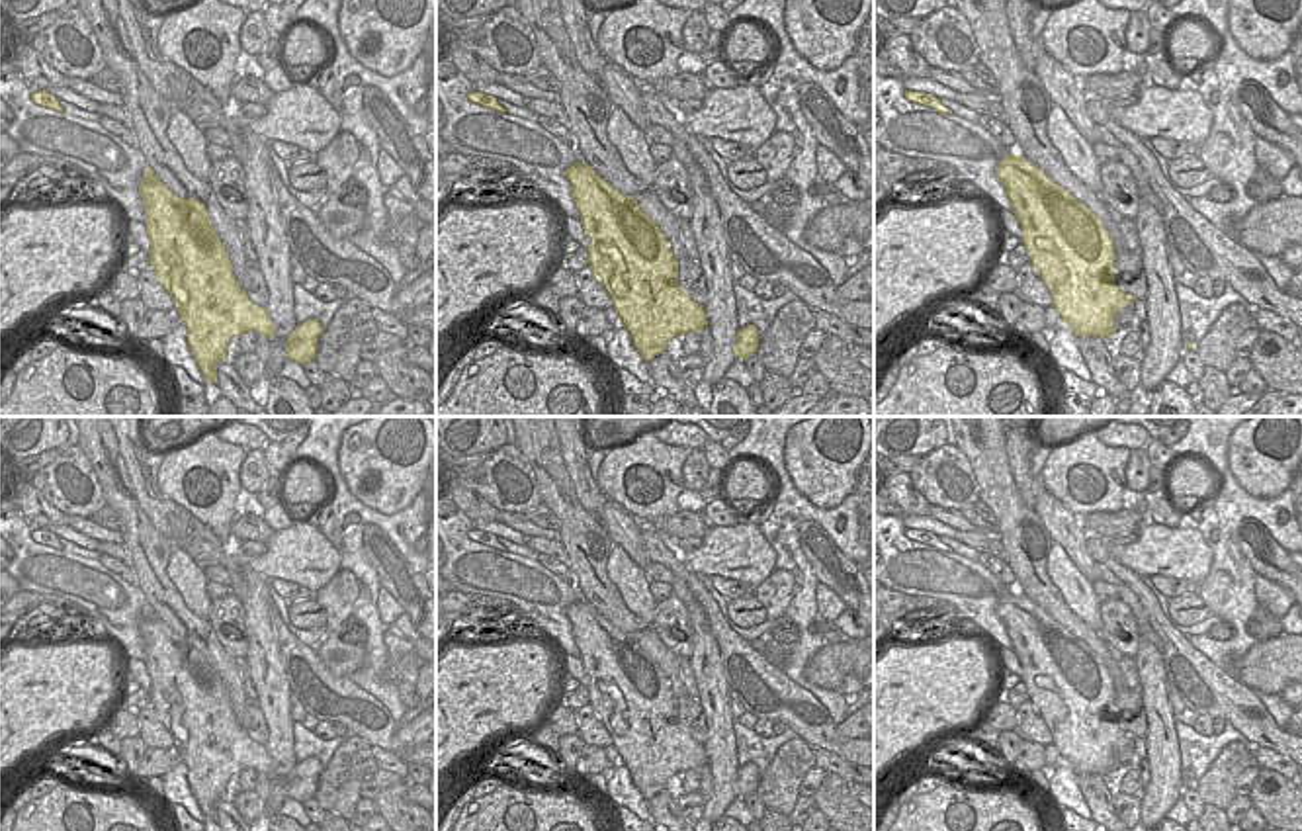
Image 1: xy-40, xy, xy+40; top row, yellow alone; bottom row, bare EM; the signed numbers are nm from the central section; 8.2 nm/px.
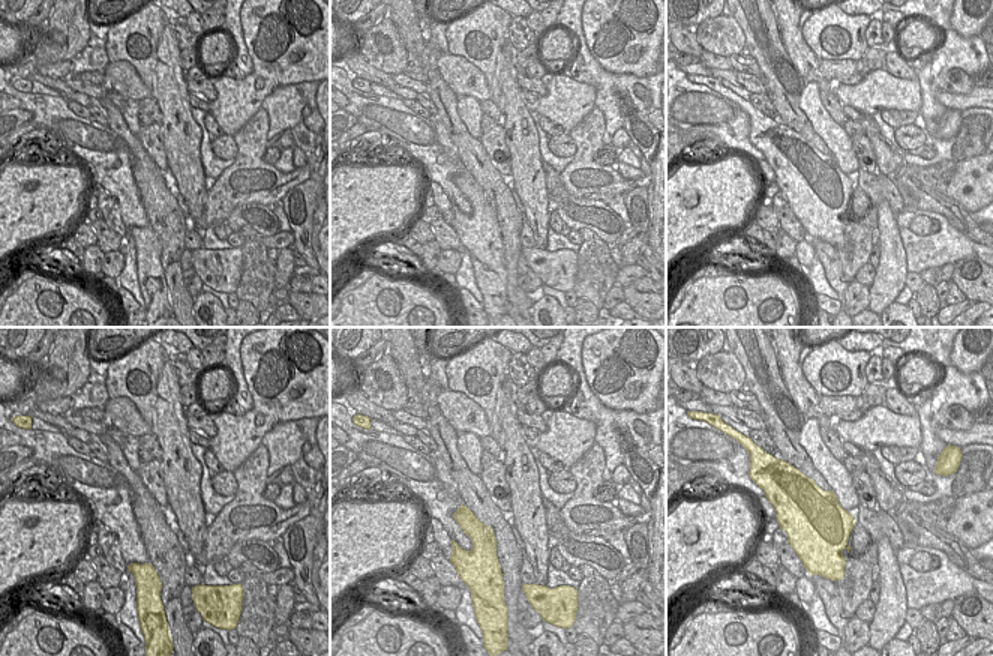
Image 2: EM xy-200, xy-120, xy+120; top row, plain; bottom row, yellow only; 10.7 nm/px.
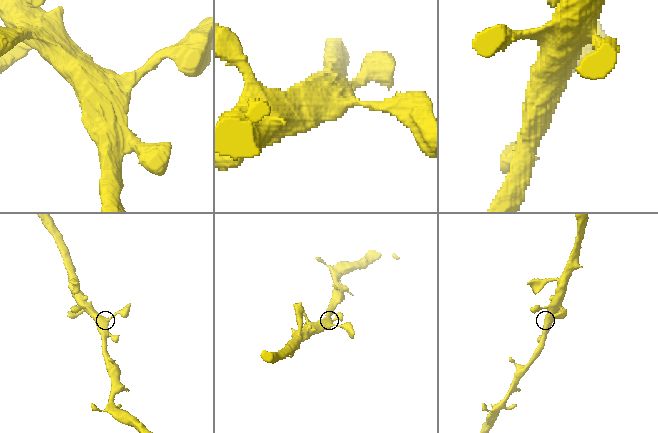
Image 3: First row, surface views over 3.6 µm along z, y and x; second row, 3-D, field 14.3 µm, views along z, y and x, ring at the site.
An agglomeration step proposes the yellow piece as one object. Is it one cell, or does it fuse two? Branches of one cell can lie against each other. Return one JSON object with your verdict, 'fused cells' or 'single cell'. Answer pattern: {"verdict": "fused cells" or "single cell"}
{"verdict": "single cell"}

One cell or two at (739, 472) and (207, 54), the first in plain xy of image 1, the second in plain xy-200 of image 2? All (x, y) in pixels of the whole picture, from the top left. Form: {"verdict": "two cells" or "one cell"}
{"verdict": "one cell"}

